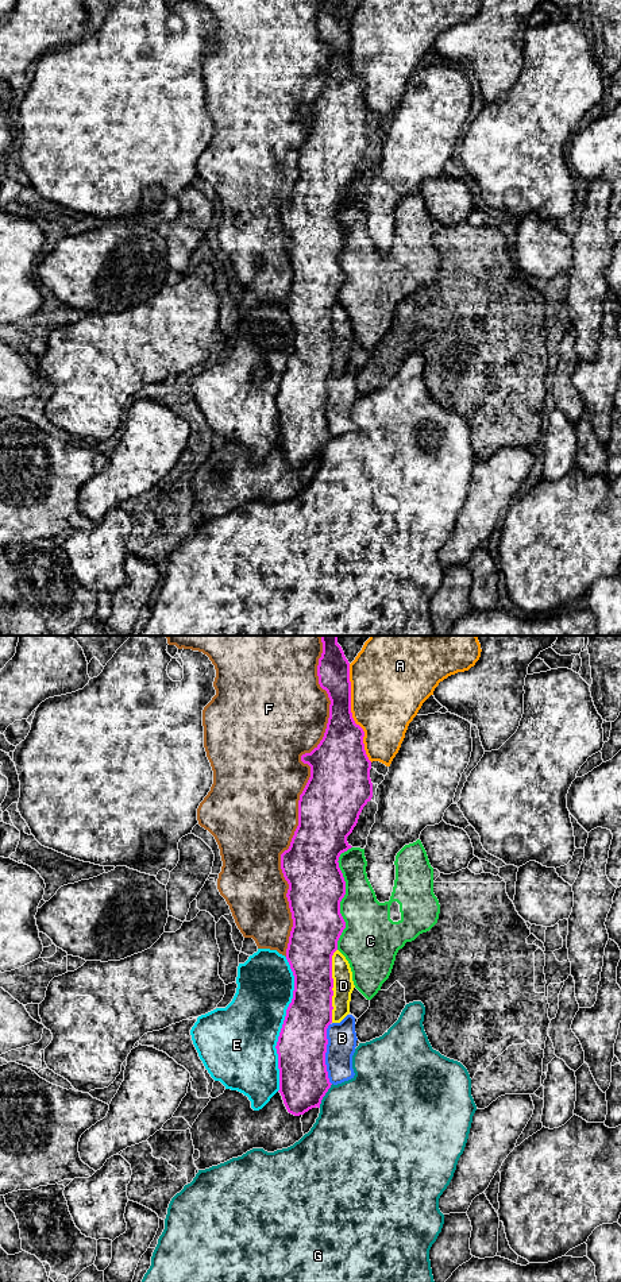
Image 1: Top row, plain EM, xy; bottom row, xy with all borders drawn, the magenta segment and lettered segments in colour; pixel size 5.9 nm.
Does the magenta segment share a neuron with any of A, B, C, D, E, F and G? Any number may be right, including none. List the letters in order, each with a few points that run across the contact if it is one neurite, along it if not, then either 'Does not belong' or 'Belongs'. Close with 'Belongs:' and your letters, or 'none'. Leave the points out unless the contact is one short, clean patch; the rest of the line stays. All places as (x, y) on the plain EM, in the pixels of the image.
A: Does not belong
B: Does not belong
C: Does not belong
D: Does not belong
E: Does not belong
F: Does not belong
G: Does not belong
Belongs: none

